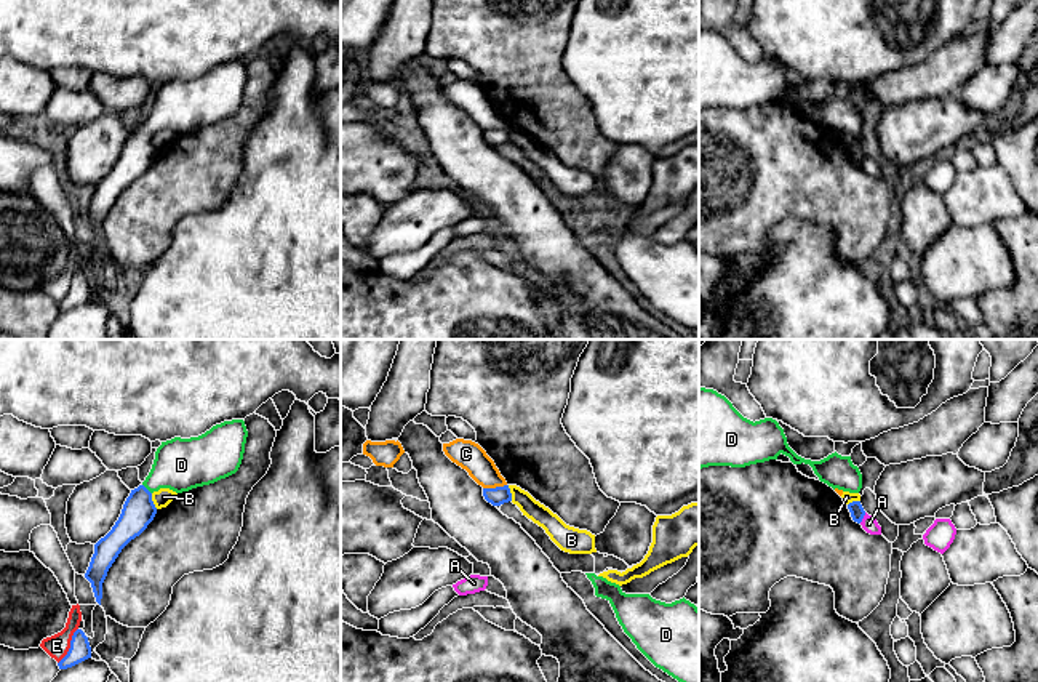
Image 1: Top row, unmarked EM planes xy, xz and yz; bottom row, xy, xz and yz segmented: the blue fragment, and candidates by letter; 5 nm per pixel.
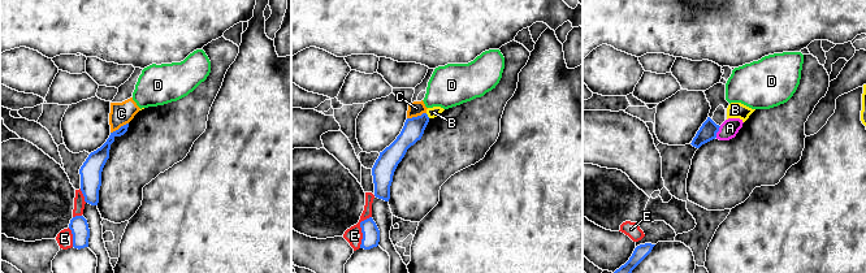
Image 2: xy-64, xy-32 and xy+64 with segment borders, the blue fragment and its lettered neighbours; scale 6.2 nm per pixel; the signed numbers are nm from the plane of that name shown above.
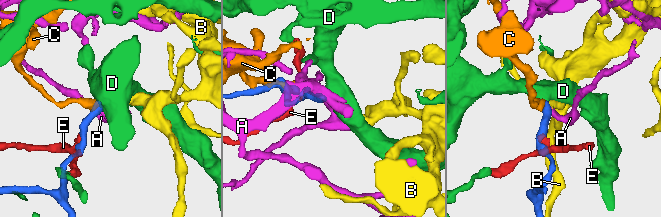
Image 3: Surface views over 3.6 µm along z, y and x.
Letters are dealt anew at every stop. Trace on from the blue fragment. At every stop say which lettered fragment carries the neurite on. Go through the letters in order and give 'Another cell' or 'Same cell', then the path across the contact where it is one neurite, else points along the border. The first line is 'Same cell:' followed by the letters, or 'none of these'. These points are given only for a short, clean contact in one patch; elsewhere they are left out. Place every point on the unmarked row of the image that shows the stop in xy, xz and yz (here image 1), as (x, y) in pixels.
Same cell: D
A: Another cell. Boundary: yz (866, 154), (859, 164)
B: Another cell. Boundary: xy (151, 135), (151, 141), (157, 149)
C: Another cell. Boundary: xz (506, 125), (483, 130)
D: Same cell. Path across: xy (138, 152), (139, 140), (146, 130), (160, 117), (181, 106)
E: Another cell

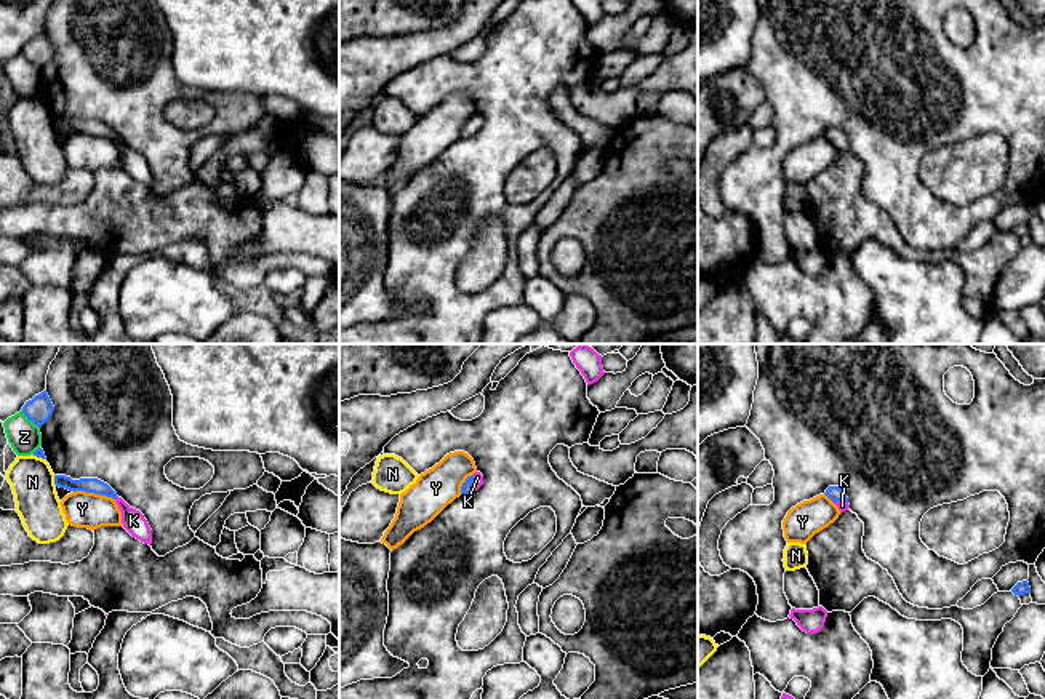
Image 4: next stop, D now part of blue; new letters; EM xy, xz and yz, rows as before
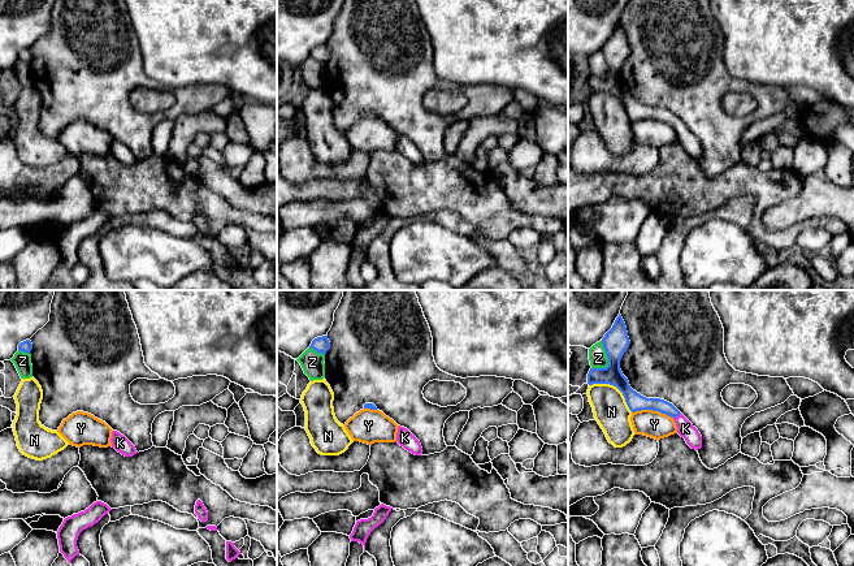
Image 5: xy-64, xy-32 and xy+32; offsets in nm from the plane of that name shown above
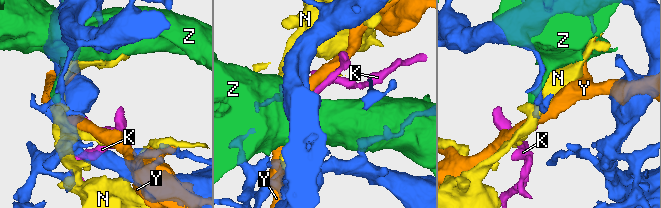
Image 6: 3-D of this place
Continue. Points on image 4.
Same cell: K
K: Same cell. Path across: xz (466, 130), (472, 123), (477, 119)
N: Another cell
Y: Another cell
Z: Another cell

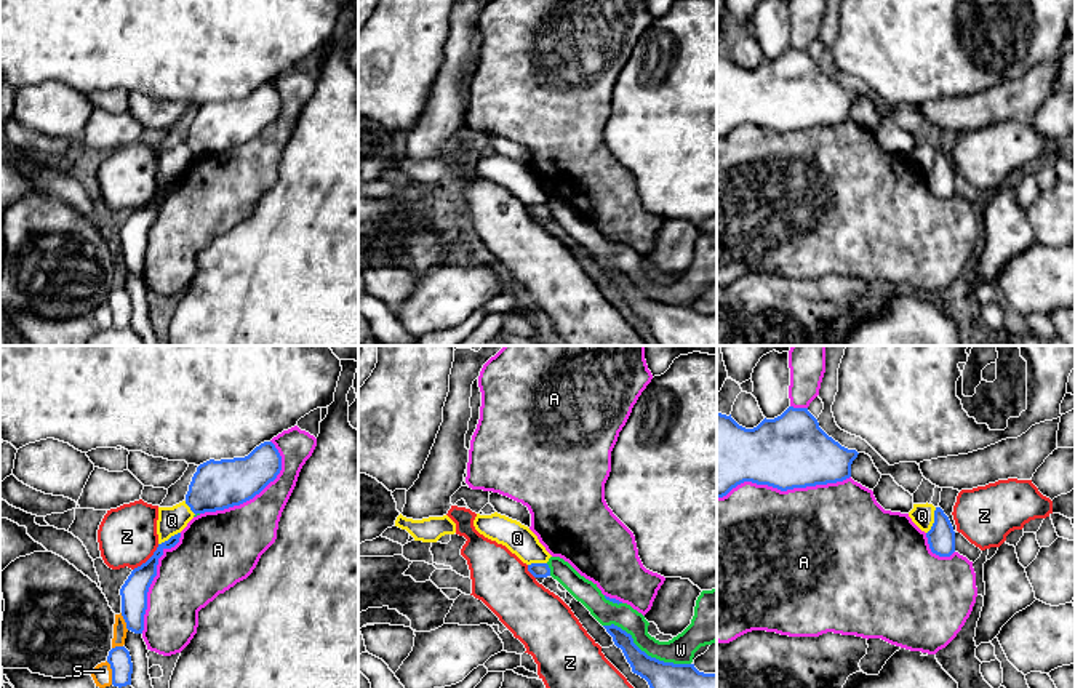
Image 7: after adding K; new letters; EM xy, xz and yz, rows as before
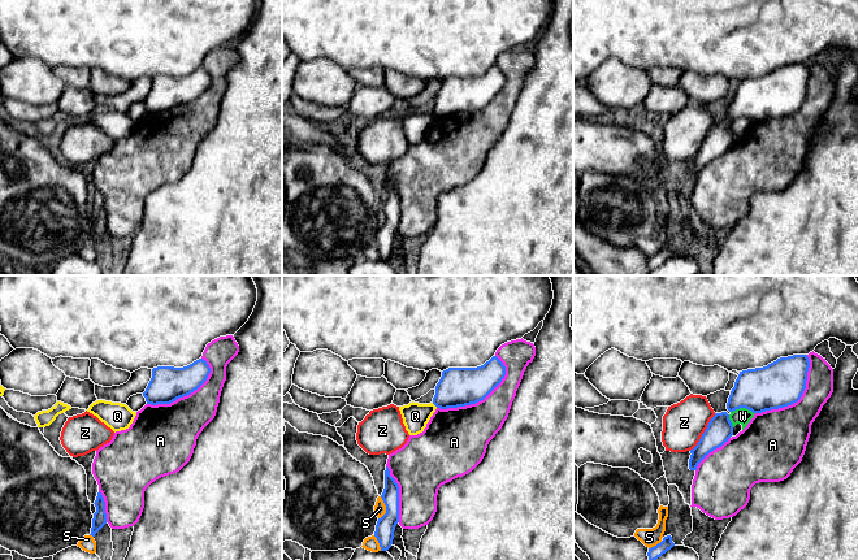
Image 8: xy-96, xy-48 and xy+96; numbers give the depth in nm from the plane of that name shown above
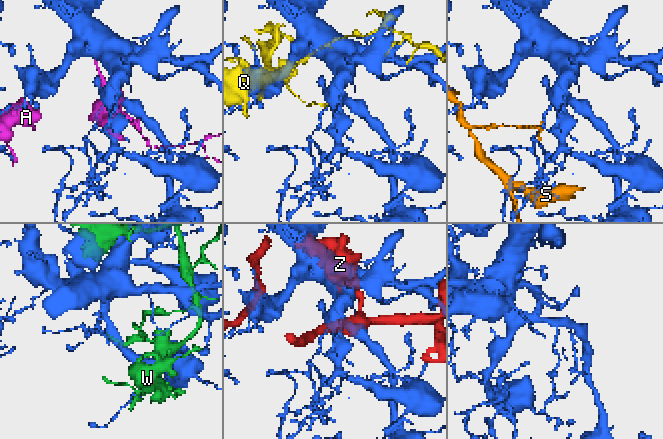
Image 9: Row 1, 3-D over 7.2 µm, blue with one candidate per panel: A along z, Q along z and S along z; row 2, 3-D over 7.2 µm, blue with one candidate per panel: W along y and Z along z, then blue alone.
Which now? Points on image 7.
Same cell: none of these
A: Another cell
Q: Another cell
S: Another cell
W: Another cell
Z: Another cell. Boundary: xy (159, 186), (133, 212)

